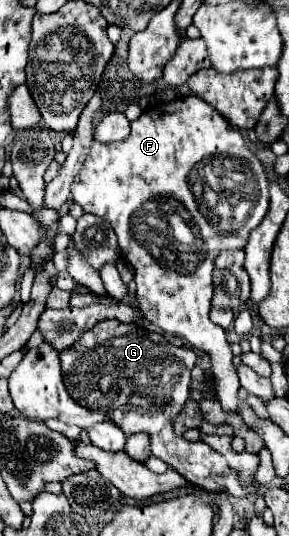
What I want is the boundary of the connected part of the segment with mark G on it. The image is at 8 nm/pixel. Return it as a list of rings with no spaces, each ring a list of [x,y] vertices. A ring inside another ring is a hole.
[[[98,322],[70,348],[62,350],[60,362],[66,390],[80,406],[110,416],[126,436],[146,432],[152,454],[170,464],[194,486],[212,492],[224,490],[236,498],[258,492],[258,484],[242,488],[236,474],[228,468],[224,456],[212,450],[208,444],[190,444],[174,434],[172,420],[182,412],[188,400],[190,372],[196,364],[196,354],[192,348],[172,346],[166,342],[164,334],[144,330],[138,324],[126,326],[122,322]],[[132,400],[136,400],[136,404]]]

